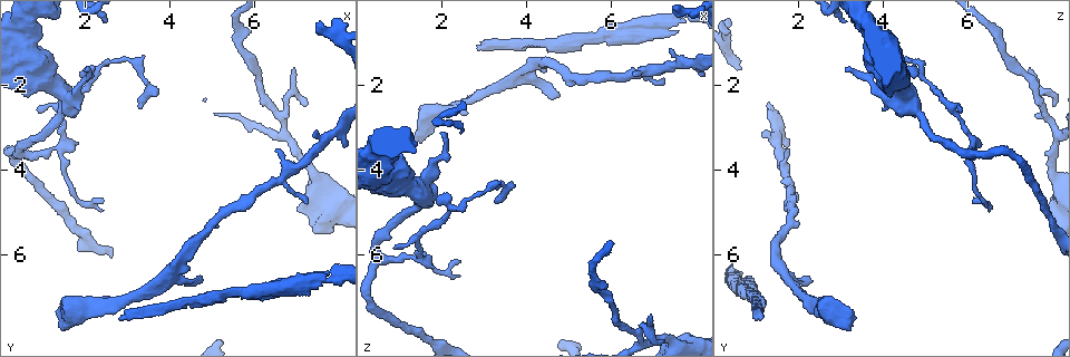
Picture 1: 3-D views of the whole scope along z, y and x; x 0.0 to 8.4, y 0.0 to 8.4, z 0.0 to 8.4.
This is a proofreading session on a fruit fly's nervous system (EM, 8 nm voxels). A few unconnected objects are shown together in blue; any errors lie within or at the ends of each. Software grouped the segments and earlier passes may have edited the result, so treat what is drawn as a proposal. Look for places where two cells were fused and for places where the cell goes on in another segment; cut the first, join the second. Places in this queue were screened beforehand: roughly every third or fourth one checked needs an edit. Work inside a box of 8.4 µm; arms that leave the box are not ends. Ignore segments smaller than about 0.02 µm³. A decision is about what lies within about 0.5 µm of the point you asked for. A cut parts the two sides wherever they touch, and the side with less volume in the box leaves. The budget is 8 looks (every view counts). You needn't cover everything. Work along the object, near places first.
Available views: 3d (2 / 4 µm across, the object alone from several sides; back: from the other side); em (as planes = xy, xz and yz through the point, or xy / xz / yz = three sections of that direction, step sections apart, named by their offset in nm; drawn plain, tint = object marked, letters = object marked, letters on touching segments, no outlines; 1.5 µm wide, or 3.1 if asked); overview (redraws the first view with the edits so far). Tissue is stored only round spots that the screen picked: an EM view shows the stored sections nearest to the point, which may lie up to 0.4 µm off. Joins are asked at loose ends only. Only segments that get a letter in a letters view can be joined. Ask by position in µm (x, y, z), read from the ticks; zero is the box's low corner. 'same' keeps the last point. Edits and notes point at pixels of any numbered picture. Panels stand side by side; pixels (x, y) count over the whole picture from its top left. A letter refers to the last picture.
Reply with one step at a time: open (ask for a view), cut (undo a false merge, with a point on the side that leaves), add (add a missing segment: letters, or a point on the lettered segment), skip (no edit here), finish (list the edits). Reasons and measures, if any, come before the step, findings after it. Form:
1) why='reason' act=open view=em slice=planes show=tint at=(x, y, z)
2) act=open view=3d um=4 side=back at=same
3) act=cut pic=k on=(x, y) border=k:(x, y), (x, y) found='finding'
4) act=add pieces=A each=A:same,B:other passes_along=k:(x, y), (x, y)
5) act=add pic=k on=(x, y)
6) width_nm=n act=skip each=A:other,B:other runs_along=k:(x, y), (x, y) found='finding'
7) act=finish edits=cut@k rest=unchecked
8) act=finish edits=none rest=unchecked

act=open view=em slice=xz step=8 show=tint at=(2.80, 7.50, 1.15)

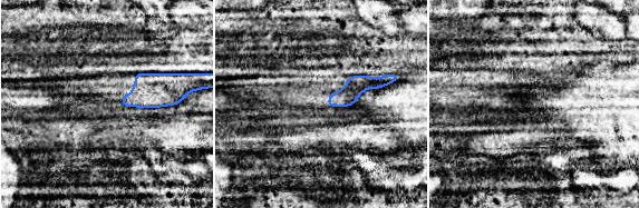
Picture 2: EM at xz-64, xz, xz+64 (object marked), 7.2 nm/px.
why='cut it another way' act=open view=em slice=planes show=letters at=same

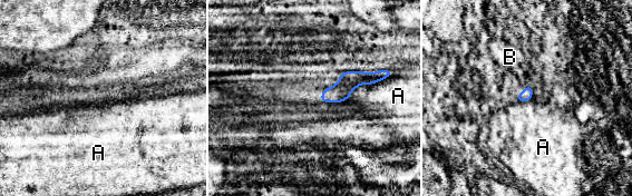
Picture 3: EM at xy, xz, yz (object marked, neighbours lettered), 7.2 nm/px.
act=skip each=A:other,B:other border=3:(389, 76), (360, 84), (341, 101) found='none of them fits'

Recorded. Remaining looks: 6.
why='branch stops here' act=open view=3d um=2 at=(6.50, 3.50, 1.80)

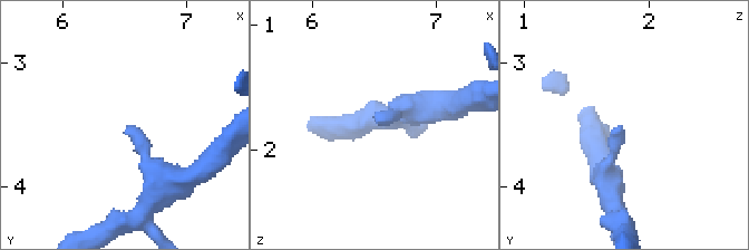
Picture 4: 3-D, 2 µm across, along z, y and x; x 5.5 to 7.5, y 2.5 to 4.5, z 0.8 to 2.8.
act=open view=em slice=planes show=letters at=(6.54, 3.54, 1.82)

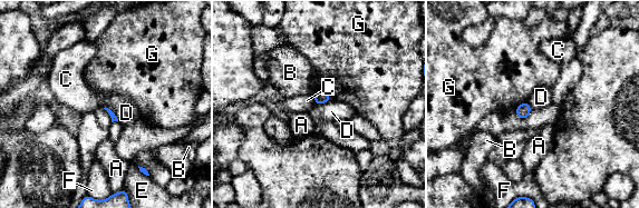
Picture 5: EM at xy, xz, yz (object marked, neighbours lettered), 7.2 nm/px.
act=skip each=A:other,B:other,C:other,D:other,E:other,F:other,G:other found='no lettered segment goes on from it'

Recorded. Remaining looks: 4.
act=finish edits=none rest=unchecked

